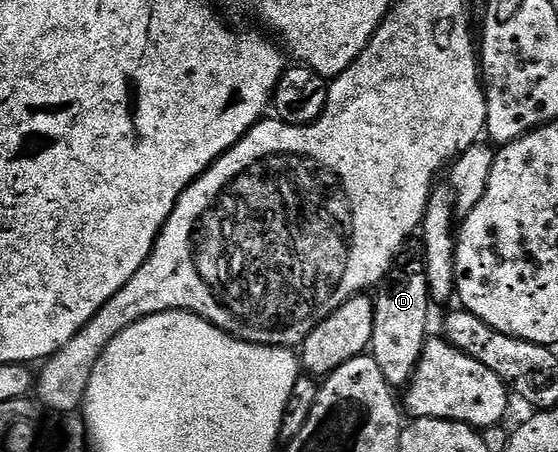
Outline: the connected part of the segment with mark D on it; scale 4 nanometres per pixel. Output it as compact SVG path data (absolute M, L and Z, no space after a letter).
M413 243L406 244L389 270L389 276L376 286L373 297L373 334L369 349L379 363L379 371L383 371L383 379L394 387L408 386L414 370L421 358L421 352L427 340L425 328L429 325L429 284L425 274L425 255Z

